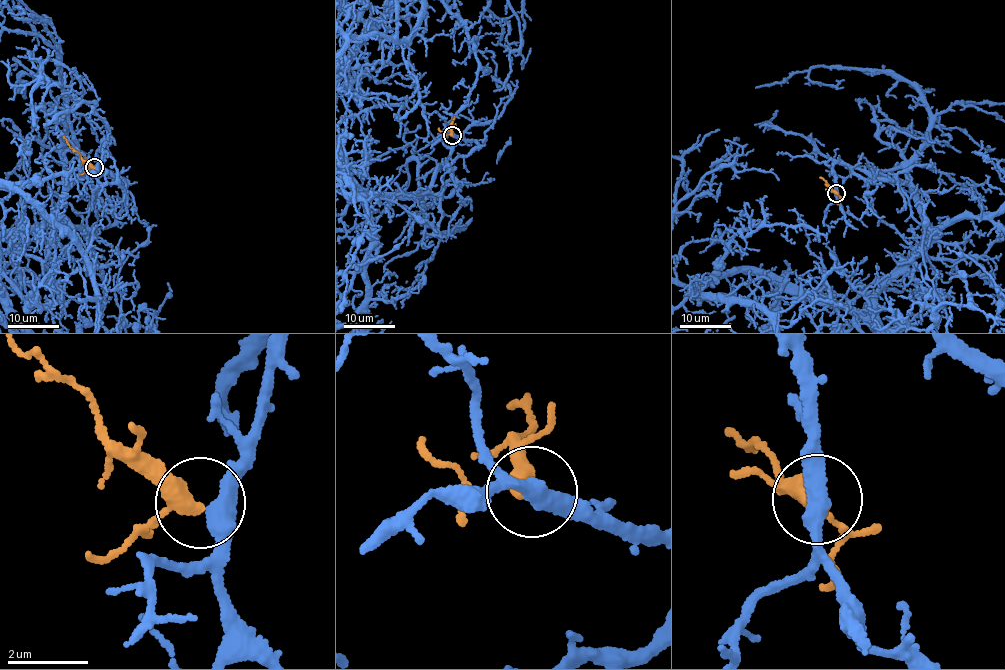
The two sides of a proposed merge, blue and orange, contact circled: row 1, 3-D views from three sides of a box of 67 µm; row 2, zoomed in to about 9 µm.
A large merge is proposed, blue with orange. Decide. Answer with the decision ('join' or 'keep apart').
join

